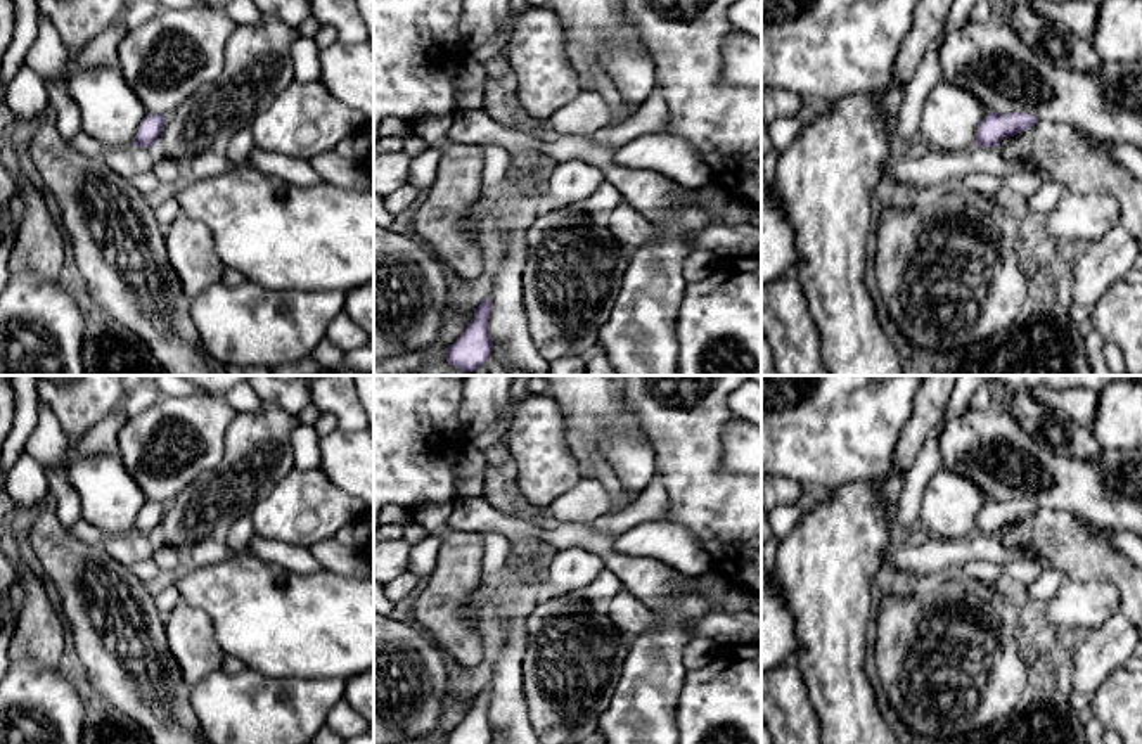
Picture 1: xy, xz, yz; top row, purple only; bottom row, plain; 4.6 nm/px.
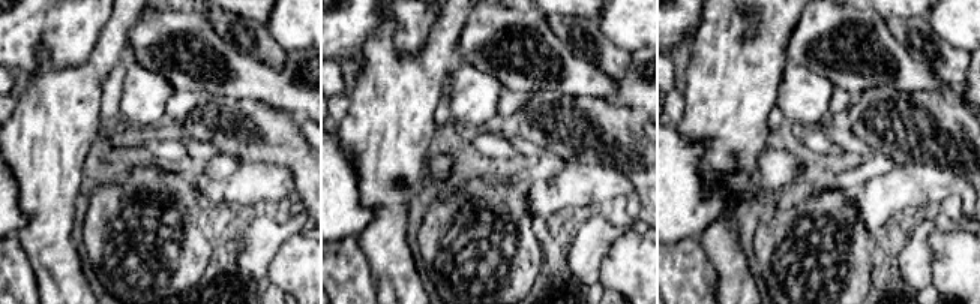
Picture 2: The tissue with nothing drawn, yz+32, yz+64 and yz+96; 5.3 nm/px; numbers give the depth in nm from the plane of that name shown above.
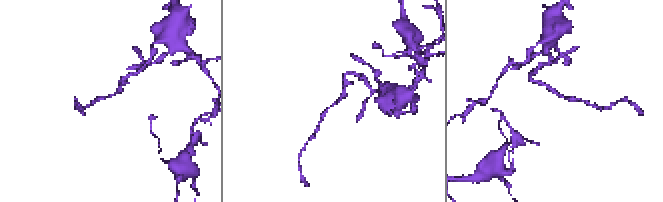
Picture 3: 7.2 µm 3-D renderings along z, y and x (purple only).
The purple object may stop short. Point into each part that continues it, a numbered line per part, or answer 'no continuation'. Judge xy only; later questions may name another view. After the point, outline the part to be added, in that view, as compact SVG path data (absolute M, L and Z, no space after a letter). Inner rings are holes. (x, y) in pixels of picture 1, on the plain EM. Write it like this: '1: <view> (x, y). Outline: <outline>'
no continuation

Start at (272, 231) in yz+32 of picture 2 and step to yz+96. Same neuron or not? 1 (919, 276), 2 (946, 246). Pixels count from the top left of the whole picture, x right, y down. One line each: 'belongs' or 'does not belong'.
1: belongs
2: does not belong

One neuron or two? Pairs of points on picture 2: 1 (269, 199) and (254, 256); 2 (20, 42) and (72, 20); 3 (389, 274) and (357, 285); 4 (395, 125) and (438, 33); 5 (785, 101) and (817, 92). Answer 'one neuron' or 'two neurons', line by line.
1: two neurons
2: one neuron
3: two neurons
4: one neuron
5: one neuron

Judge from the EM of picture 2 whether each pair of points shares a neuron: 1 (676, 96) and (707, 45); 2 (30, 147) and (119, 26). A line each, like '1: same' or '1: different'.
1: different
2: same

